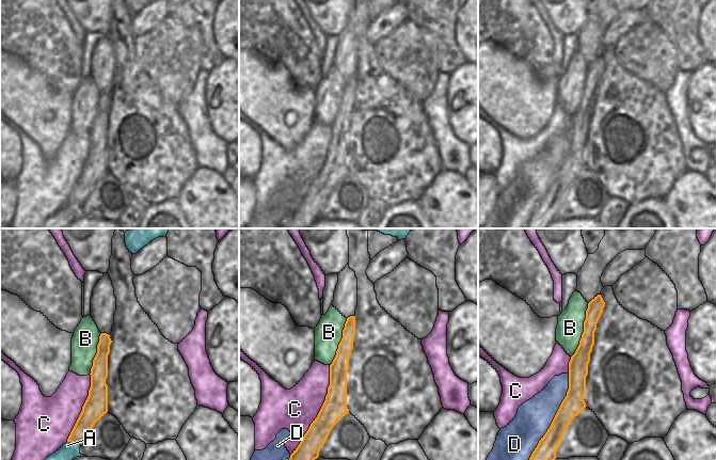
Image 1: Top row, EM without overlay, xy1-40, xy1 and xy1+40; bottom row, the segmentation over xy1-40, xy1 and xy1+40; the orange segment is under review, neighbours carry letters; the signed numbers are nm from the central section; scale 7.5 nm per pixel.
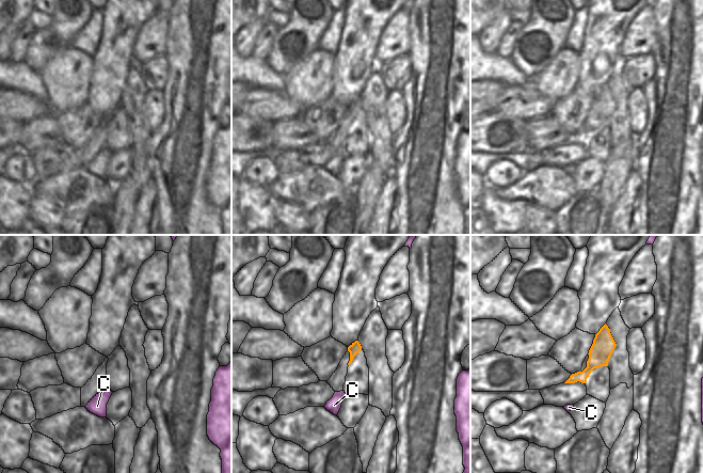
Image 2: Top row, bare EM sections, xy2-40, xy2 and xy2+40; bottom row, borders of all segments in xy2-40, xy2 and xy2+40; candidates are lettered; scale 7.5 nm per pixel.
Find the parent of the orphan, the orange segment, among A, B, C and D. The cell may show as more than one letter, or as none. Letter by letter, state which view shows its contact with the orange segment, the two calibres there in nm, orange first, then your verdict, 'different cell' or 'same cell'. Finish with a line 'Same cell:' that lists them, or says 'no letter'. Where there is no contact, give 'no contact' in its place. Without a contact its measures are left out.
A: xy1-40 | 140/180 nm | different cell
B: xy1+40 | 140/200 nm | different cell
C: xy1 | 180/320 nm | different cell
D: xy1+40 | 160/260 nm | different cell
Same cell: no letter

